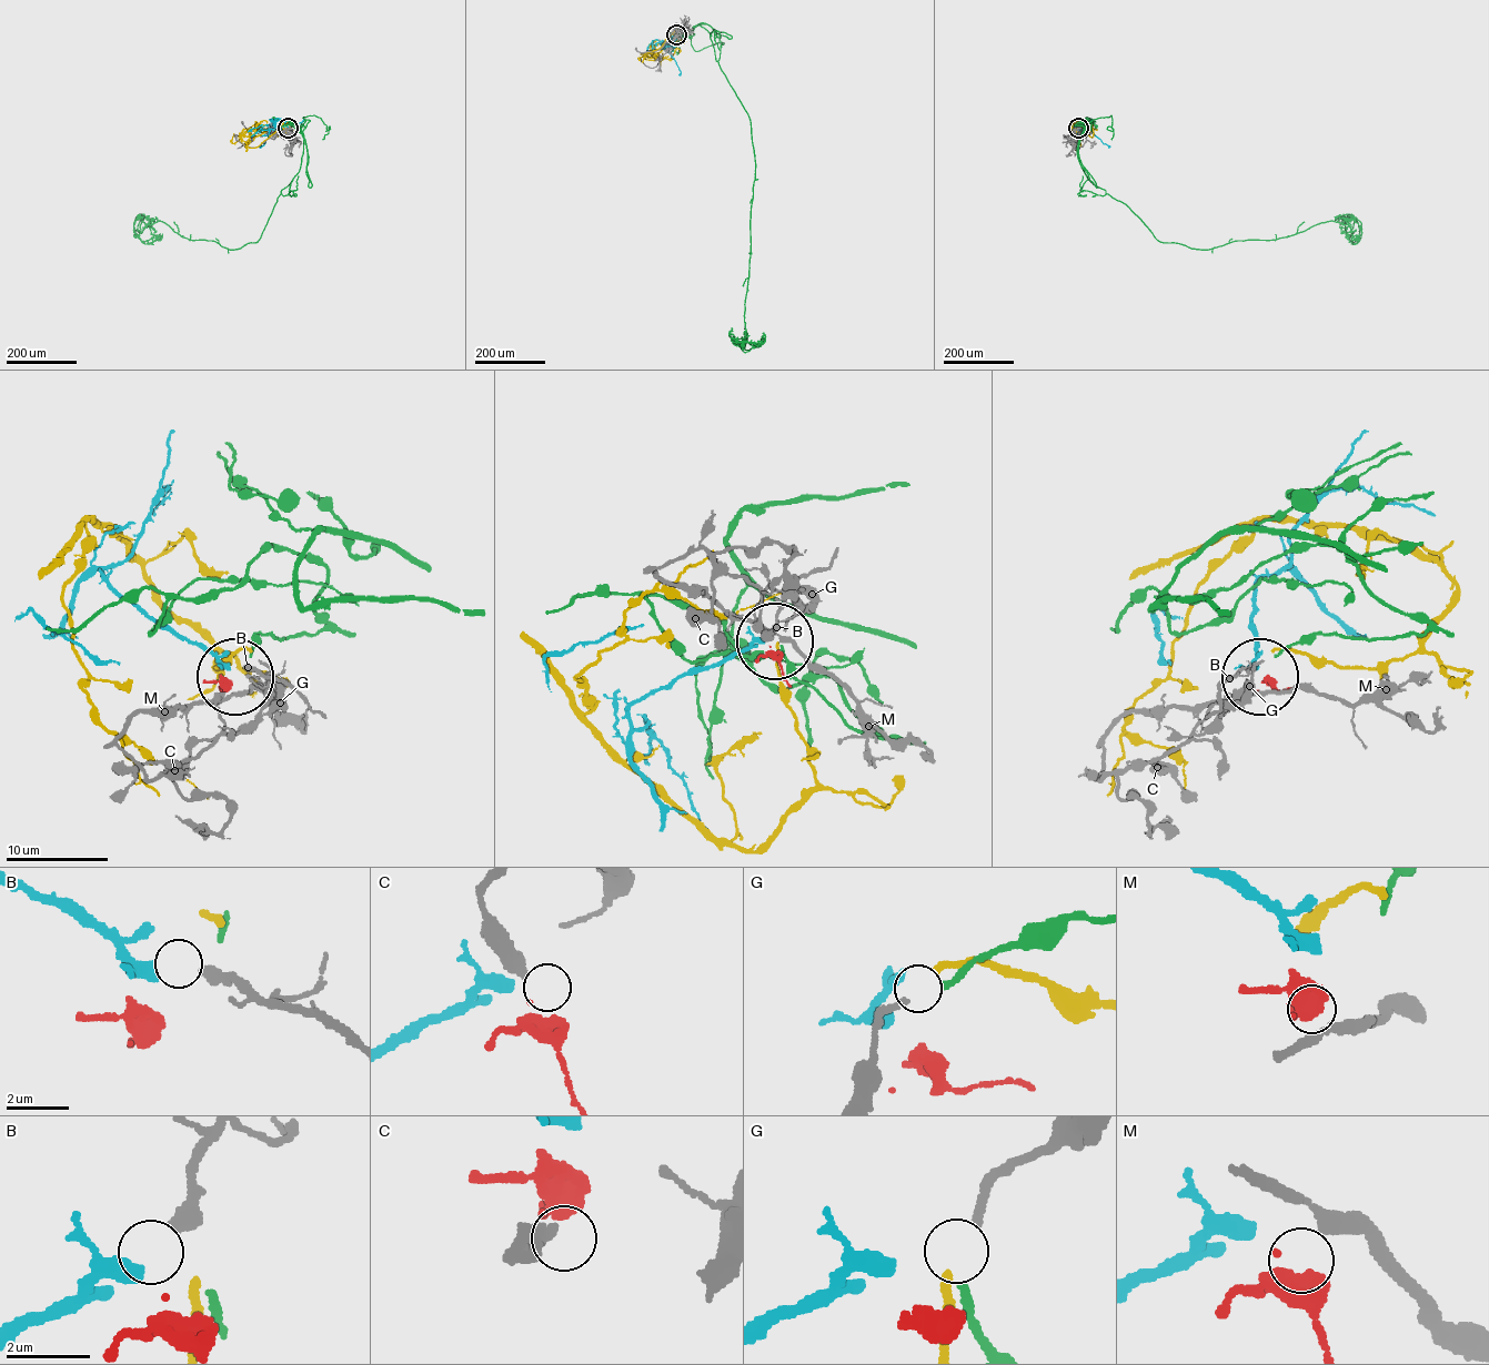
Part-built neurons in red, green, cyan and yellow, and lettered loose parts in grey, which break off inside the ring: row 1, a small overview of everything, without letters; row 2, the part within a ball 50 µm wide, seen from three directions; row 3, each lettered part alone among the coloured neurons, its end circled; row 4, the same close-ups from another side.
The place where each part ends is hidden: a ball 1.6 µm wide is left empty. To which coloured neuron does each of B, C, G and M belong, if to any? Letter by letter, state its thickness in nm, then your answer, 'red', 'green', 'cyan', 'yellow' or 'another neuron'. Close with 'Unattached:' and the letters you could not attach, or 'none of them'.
B: 400 nm | cyan
C: 400 nm | another neuron
G: 190 nm | yellow
M: 300 nm | red
Unattached: C

